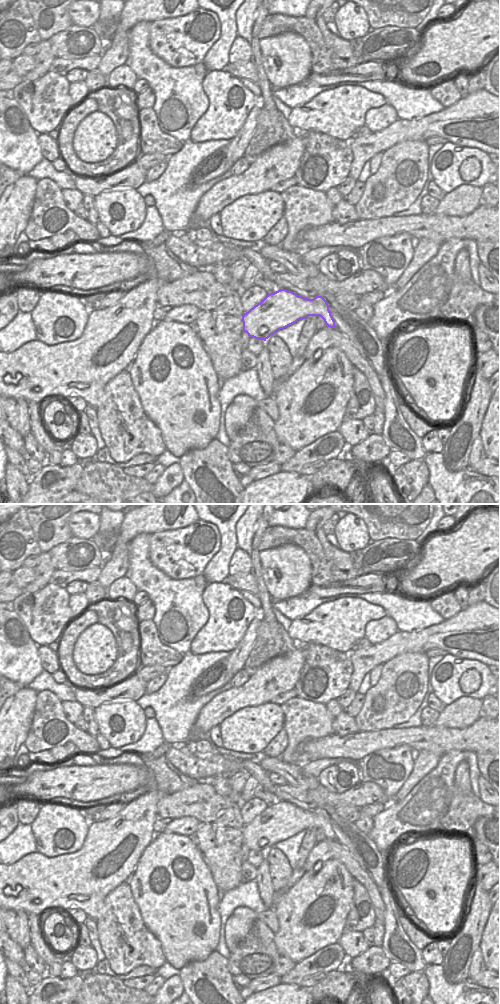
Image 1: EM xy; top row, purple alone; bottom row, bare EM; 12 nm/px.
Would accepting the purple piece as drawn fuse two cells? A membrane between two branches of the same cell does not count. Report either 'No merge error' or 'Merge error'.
No merge error.

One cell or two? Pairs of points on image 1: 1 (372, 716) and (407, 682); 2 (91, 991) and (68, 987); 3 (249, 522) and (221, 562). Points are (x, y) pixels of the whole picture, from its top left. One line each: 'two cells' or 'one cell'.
1: one cell
2: two cells
3: two cells

